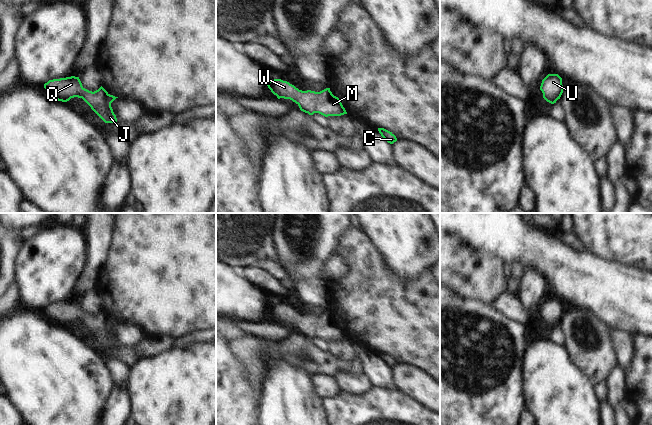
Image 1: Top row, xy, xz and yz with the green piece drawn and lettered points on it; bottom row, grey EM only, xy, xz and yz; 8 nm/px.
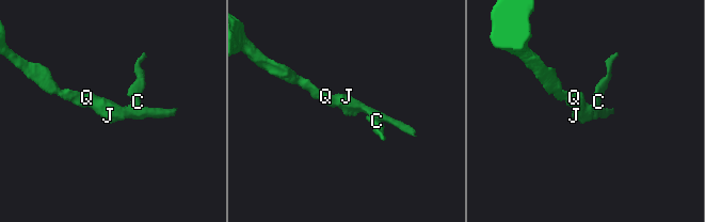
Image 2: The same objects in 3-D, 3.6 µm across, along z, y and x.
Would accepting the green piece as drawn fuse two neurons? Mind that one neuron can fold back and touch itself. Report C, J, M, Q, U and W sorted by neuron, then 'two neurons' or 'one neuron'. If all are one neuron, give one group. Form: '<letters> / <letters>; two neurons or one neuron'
C J M Q U W; one neuron

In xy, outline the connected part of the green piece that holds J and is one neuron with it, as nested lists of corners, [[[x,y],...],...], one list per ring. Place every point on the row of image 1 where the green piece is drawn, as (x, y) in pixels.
[[[71,76],[49,80],[44,84],[44,88],[50,98],[58,101],[67,102],[74,97],[82,98],[105,123],[117,123],[111,103],[118,97],[110,95],[102,86],[92,92],[82,86],[79,77]]]

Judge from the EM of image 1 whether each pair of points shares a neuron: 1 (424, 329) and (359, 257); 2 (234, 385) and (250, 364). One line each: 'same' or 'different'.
1: same
2: different

